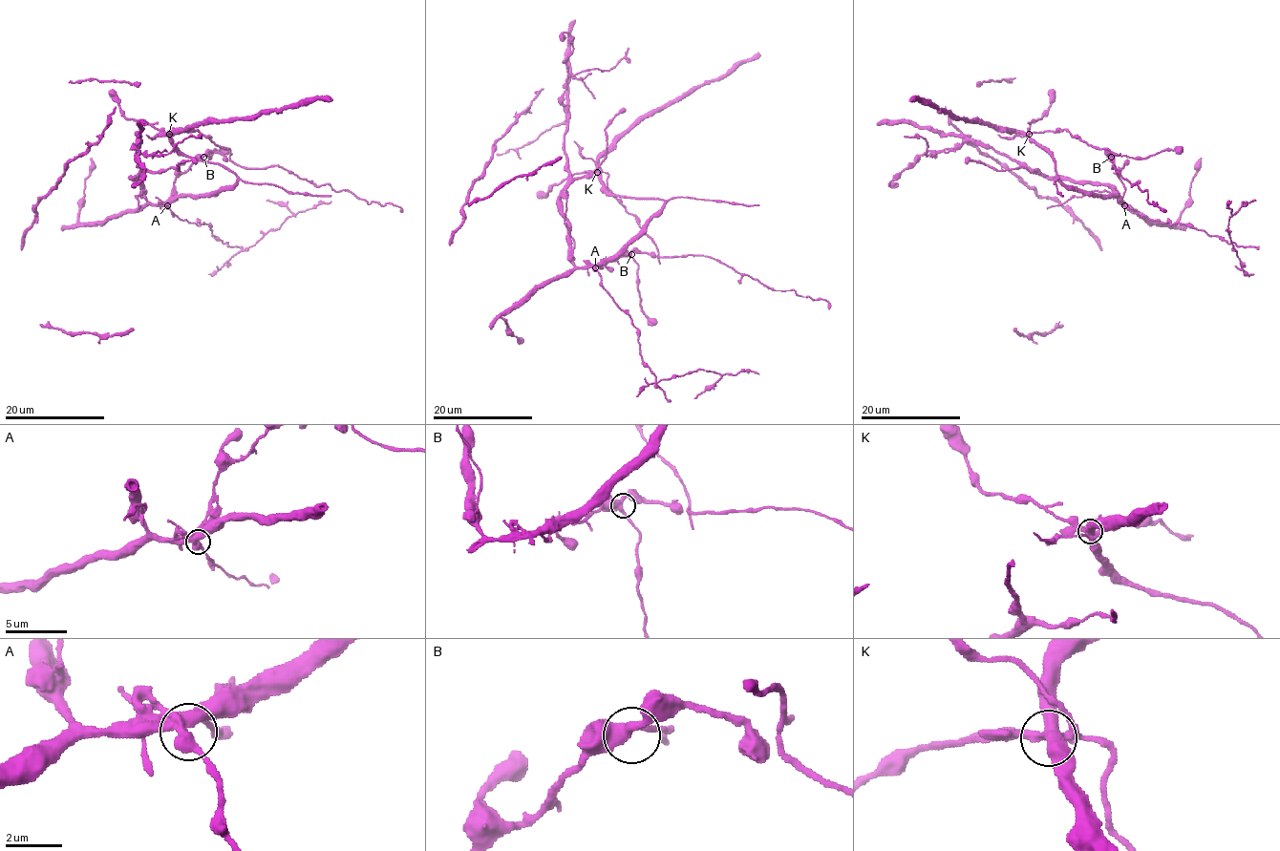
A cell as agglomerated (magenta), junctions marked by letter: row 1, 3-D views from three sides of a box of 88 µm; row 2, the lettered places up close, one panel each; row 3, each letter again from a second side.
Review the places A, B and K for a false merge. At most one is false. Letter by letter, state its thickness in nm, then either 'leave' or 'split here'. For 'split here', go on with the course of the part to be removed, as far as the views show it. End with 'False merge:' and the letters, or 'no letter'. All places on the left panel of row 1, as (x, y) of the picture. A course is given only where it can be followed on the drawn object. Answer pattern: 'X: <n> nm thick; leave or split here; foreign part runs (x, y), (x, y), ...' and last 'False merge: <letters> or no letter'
A: 480 nm thick; leave
B: 400 nm thick; leave
K: 420 nm thick; split here; foreign part runs (168, 135), (197, 129), (229, 149), (235, 163), (278, 165), (400, 211)
False merge: K

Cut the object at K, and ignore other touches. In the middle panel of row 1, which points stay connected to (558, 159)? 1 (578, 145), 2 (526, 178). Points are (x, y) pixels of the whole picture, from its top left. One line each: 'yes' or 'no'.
1: no
2: yes

